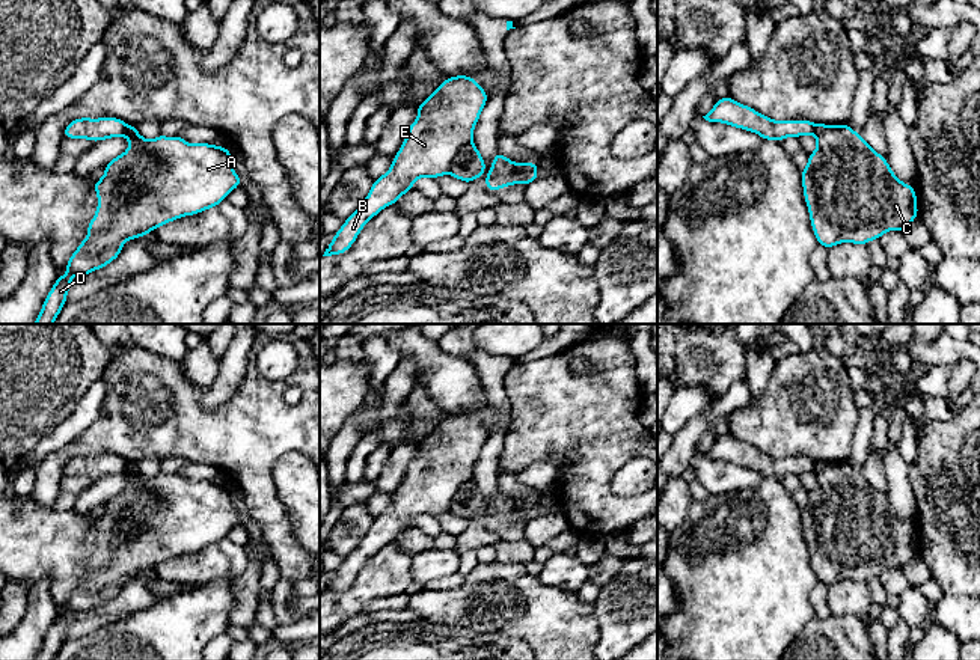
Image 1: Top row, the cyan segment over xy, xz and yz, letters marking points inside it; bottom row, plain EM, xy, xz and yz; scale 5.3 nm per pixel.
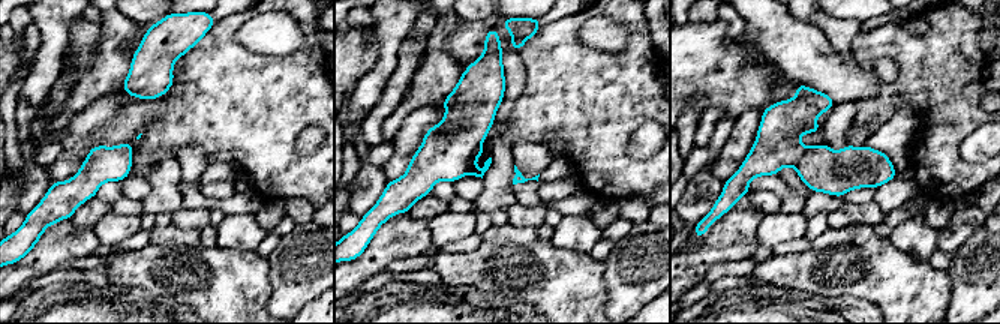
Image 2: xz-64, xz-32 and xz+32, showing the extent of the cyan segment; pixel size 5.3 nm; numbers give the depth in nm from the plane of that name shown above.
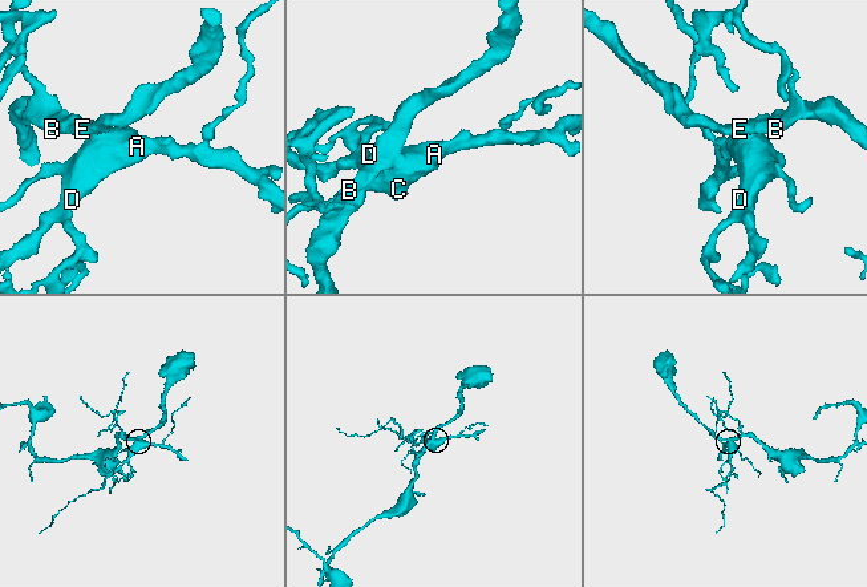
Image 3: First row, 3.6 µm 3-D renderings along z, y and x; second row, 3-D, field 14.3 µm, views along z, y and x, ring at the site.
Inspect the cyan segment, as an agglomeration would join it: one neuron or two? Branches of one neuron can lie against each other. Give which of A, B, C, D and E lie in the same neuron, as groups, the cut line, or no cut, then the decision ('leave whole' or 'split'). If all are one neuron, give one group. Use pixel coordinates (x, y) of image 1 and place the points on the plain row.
groups A C D / B E; cut xz (471, 479), (460, 485), (448, 510); split

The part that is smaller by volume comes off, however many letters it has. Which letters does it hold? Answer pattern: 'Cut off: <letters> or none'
Cut off: A, C, D

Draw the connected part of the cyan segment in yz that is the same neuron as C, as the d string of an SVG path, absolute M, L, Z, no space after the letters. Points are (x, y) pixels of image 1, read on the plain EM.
M817 461L814 473L817 485L808 493L801 517L817 582L826 586L840 580L867 583L887 568L903 570L918 555L915 524L902 520L859 470L847 461Z

